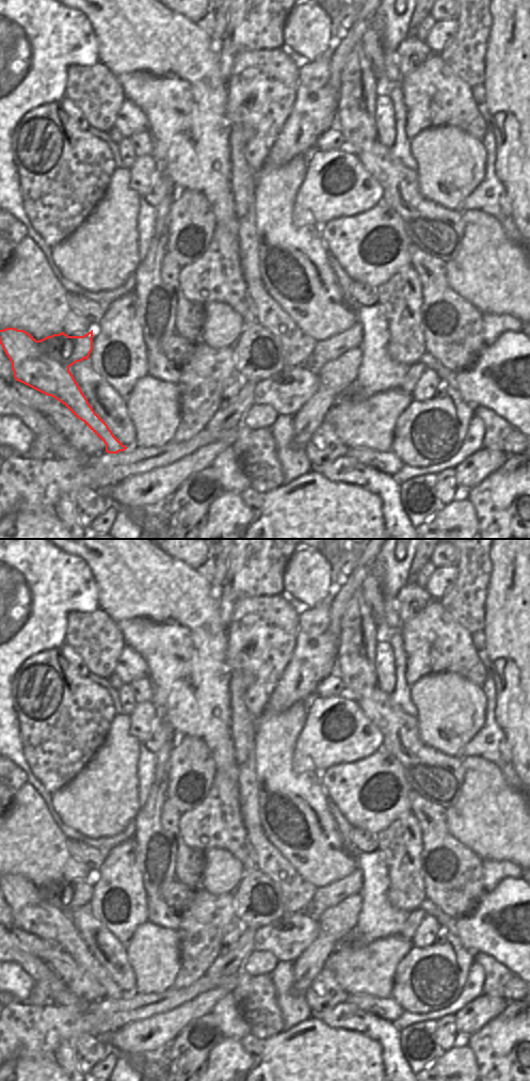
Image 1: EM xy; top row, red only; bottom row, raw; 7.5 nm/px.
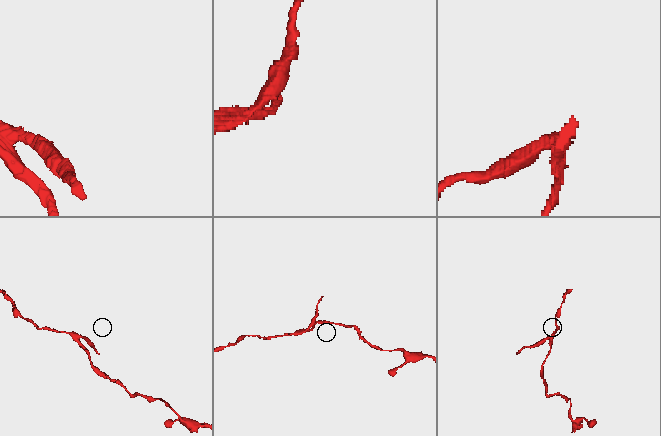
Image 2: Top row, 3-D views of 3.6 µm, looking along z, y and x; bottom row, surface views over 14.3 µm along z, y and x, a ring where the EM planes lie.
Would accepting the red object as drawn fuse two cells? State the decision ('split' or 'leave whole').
split

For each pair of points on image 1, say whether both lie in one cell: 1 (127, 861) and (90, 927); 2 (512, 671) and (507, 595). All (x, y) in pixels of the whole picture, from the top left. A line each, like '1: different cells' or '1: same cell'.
1: different cells
2: same cell

